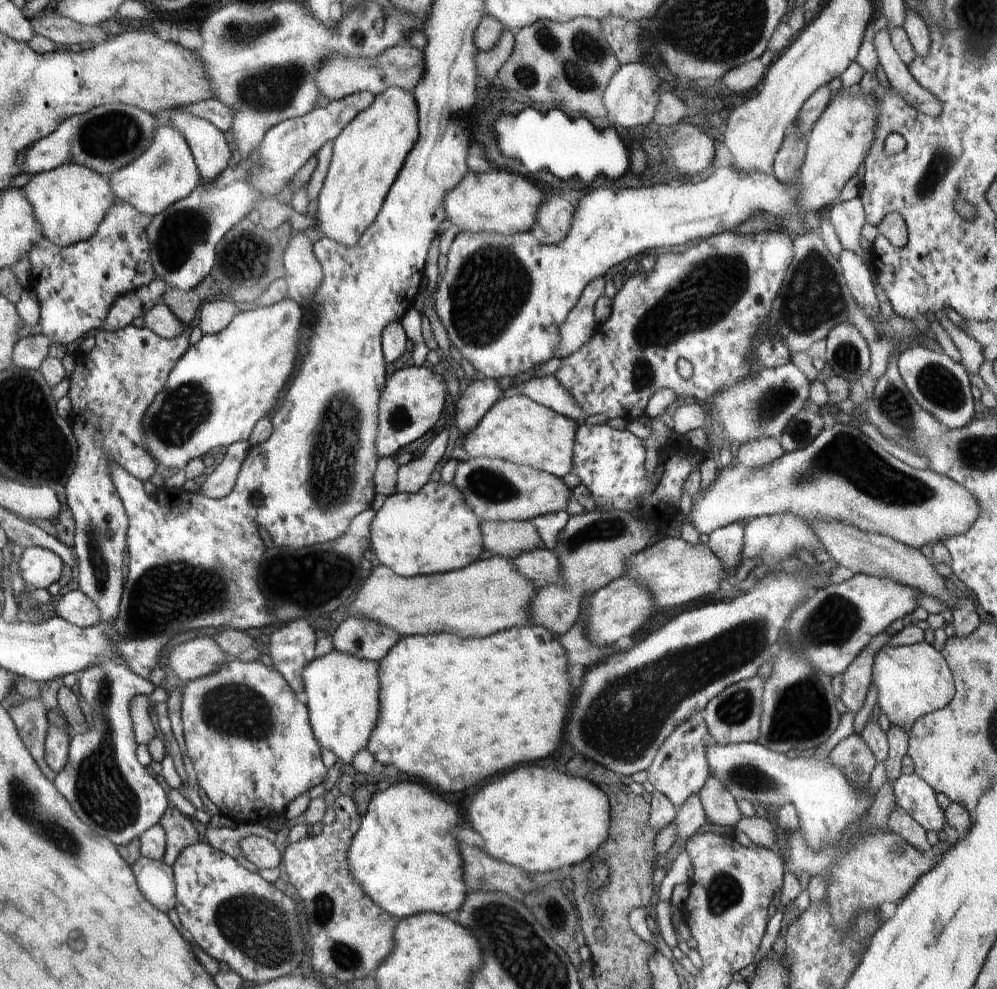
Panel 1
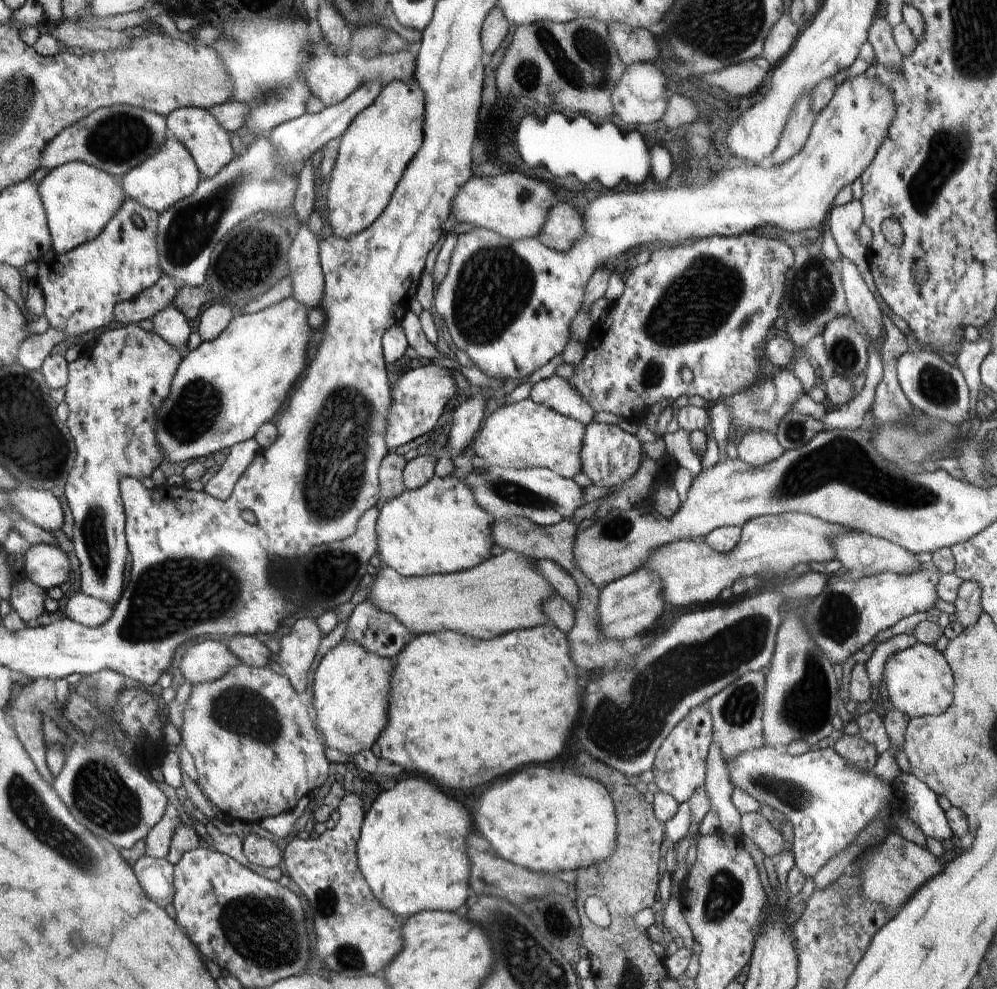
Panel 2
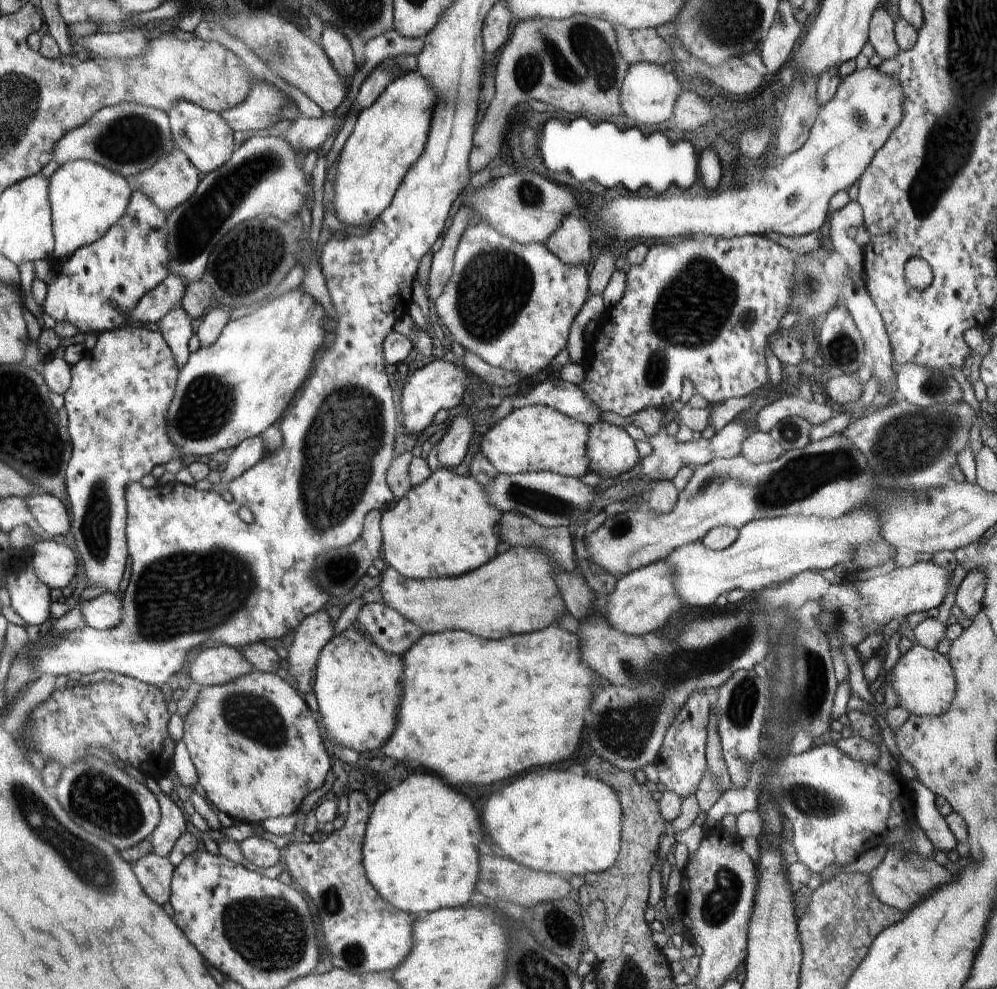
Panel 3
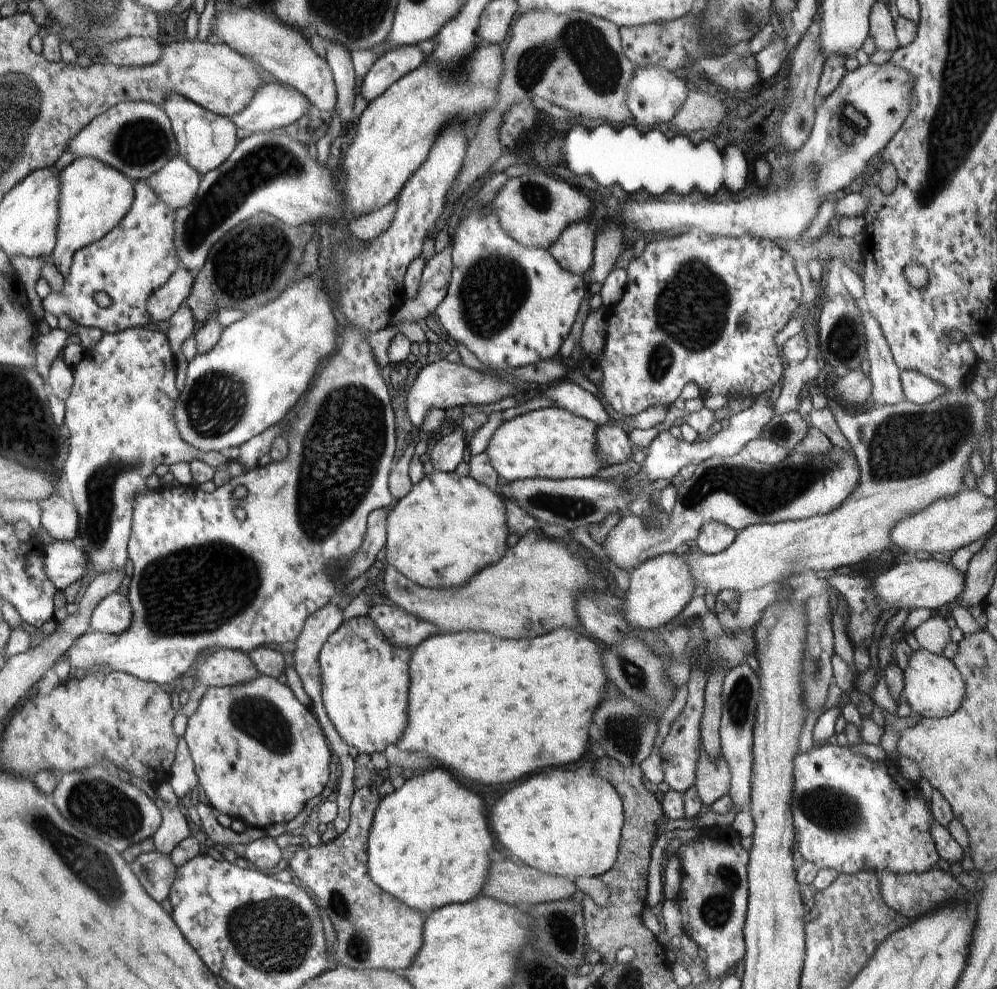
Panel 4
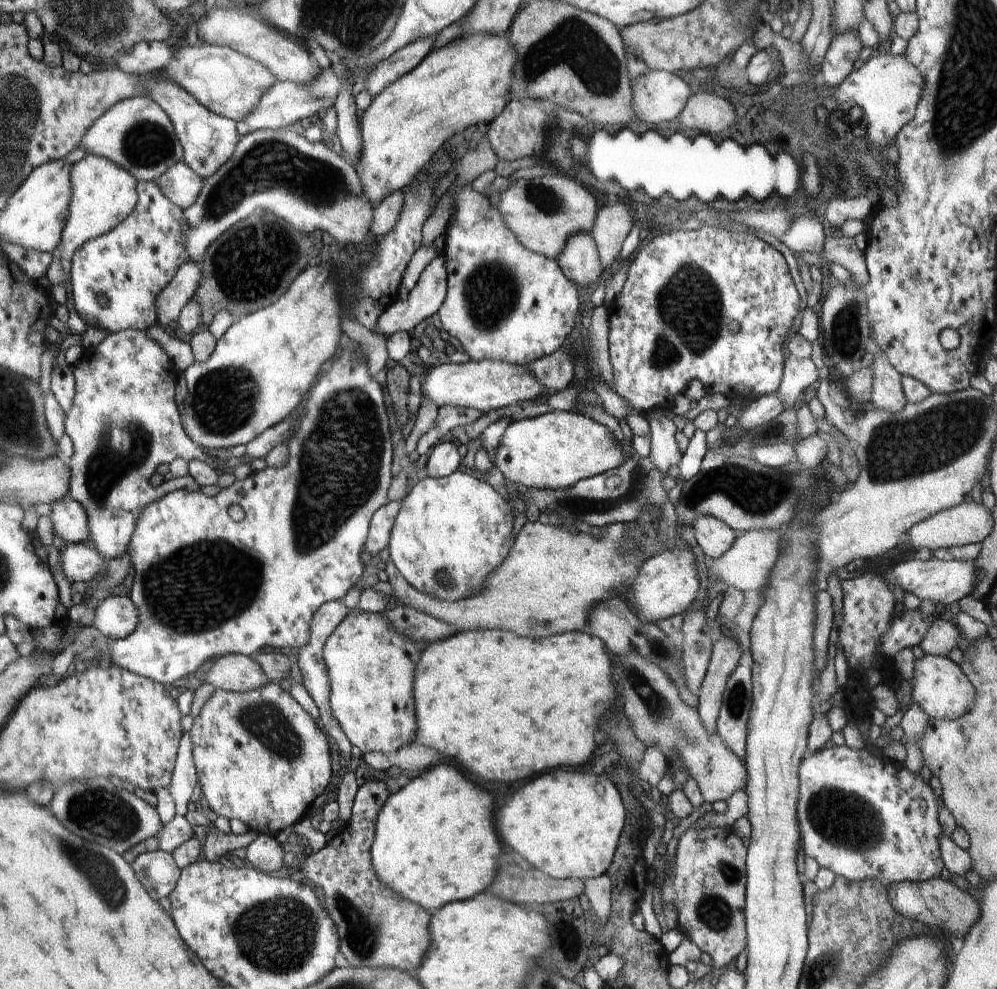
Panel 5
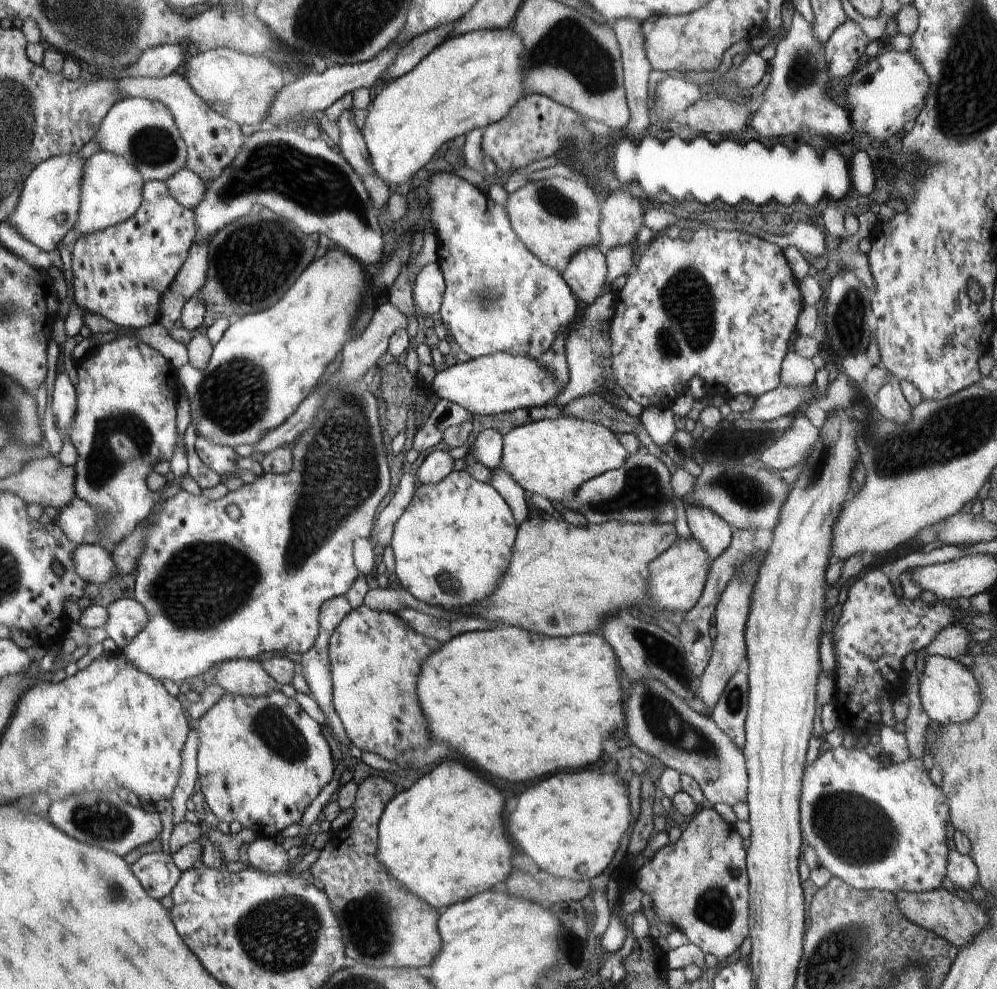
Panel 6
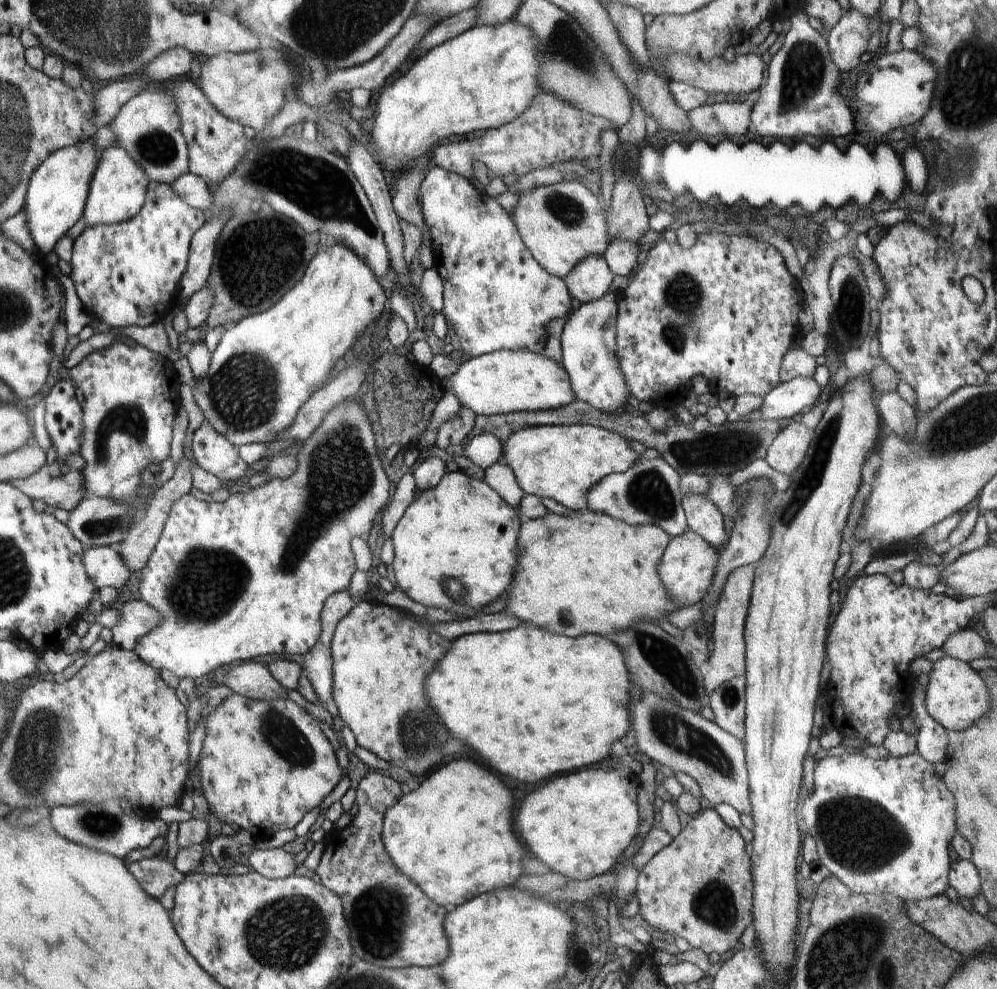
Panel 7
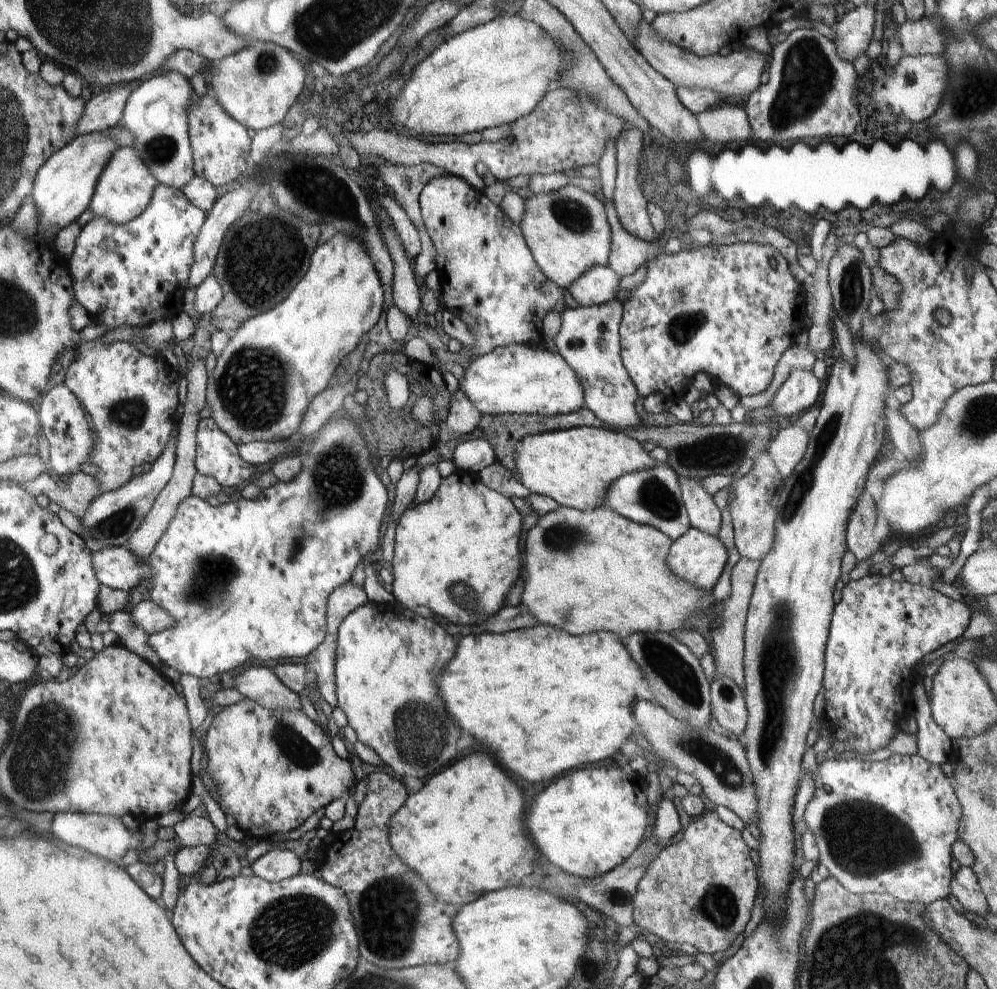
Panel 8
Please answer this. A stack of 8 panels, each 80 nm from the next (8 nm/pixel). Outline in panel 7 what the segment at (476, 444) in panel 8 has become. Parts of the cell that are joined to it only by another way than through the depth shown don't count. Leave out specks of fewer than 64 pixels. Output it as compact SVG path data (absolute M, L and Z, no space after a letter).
M490 433L479 434L466 444L462 456L472 460L482 470L502 462L502 448L500 441Z

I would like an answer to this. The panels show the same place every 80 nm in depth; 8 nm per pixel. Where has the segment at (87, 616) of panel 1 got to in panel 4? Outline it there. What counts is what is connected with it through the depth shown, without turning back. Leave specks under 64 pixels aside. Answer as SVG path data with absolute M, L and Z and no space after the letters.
M117 592L112 593L103 598L92 611L91 628L99 633L119 635L130 628L132 617L129 598Z

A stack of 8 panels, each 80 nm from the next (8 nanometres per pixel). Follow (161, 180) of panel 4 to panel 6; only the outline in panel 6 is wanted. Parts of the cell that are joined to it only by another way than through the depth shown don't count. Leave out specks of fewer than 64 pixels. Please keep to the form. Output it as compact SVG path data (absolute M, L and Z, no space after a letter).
M180 169L165 182L174 200L189 209L195 209L207 191L206 181L189 169Z

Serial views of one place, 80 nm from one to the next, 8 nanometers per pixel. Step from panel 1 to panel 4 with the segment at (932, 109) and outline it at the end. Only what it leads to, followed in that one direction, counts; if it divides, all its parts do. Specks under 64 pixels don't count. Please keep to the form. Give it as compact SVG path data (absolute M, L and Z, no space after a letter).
M876 1L869 14L869 35L874 39L877 50L898 50L899 42L895 33L894 10L883 1Z

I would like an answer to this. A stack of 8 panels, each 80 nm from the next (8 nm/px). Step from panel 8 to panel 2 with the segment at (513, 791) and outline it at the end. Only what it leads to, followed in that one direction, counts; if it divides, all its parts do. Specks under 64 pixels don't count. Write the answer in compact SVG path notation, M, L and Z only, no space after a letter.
M418 774L400 780L394 788L382 791L365 814L357 842L357 863L370 890L382 906L399 917L426 911L462 911L472 893L469 886L471 862L466 836L472 832L472 818L462 802L454 800Z

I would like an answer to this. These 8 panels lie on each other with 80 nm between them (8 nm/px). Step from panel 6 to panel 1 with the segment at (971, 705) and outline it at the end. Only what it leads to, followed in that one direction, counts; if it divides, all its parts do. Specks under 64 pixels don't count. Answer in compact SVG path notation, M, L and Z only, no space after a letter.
M926 641L896 648L884 646L875 655L872 674L873 680L878 686L878 702L882 713L888 716L891 724L904 726L904 730L909 736L914 723L924 715L943 709L954 698L955 686L951 670L940 651Z

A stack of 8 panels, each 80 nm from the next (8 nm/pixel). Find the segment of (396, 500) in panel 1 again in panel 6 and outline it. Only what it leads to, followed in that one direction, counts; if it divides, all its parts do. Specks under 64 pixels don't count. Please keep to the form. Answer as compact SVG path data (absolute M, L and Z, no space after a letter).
M452 470L444 480L417 488L410 507L397 520L390 544L395 556L394 572L401 588L430 606L470 608L489 597L502 582L512 558L517 528L511 508L490 483L477 481L466 470Z

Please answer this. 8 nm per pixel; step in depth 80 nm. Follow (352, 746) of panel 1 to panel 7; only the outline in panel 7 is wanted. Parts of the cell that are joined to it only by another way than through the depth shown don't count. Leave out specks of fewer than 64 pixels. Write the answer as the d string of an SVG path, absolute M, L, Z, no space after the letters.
M362 600L338 623L331 642L333 697L339 715L355 736L358 746L374 752L389 766L404 768L423 778L442 760L442 746L448 732L428 702L425 680L438 661L451 649L452 642L436 634L425 617L416 617L386 604Z

